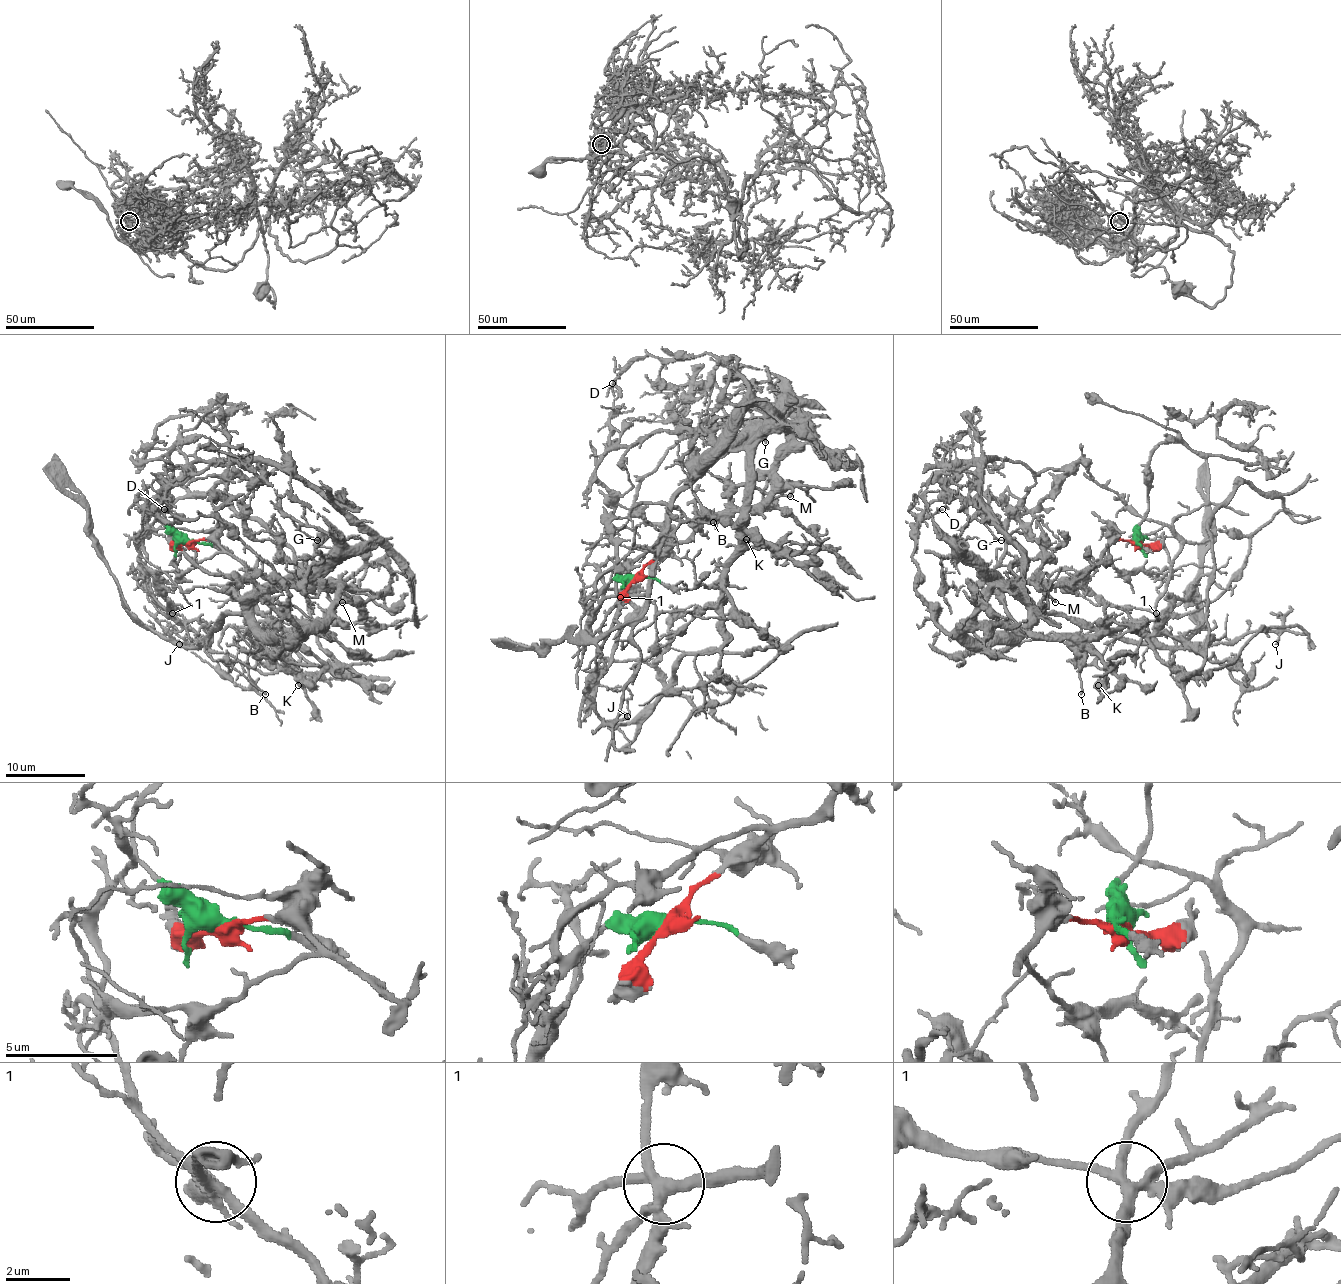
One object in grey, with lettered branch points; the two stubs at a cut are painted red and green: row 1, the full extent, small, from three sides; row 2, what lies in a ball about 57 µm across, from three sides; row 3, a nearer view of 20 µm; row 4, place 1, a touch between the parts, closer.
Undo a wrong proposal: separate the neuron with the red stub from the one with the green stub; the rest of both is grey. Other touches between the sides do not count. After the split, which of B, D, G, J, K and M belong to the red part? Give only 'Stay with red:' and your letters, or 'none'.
Stay with red: B, D, G, J, K, M

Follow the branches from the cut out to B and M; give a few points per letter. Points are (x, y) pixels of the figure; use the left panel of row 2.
B: (187, 540), (211, 540), (221, 550), (191, 568), (147, 572), (137, 584), (207, 640), (211, 656), (265, 694)
M: (187, 540), (211, 540), (257, 572), (289, 582), (321, 582), (339, 590), (343, 596), (341, 602)

